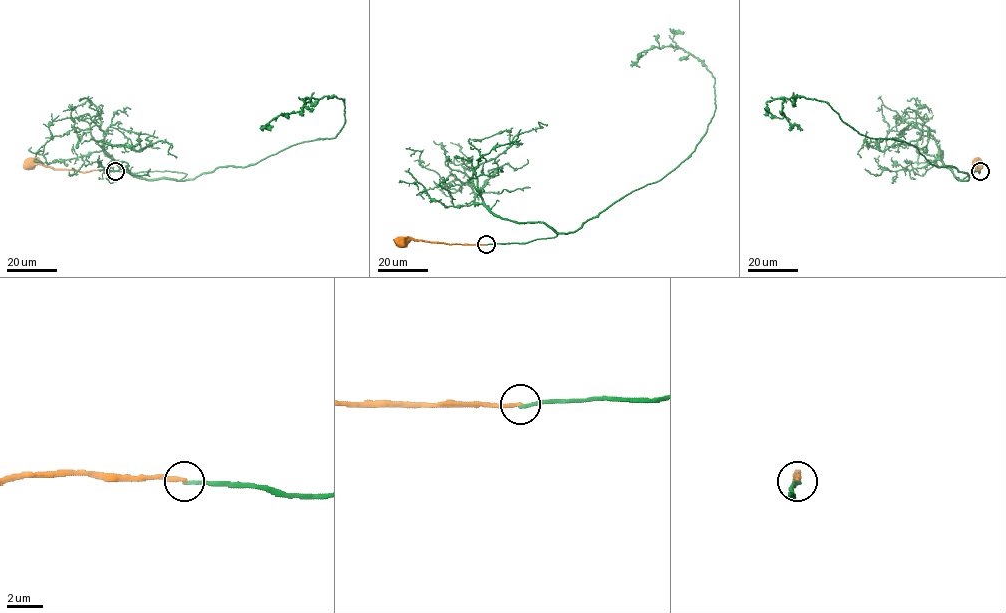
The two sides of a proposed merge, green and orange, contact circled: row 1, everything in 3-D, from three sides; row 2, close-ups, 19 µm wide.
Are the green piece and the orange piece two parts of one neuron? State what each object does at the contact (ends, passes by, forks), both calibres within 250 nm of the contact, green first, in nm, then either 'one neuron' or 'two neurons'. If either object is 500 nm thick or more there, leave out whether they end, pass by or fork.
green ends; orange ends; calibres 190 and 240 nm; two neurons

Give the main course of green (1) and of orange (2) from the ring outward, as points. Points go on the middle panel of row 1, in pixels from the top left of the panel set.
1: (486, 244), (576, 231), (694, 150), (715, 109), (715, 78), (678, 47), (644, 50), (640, 67)
2: (486, 244), (449, 244), (415, 239), (409, 239), (402, 246), (400, 243)

